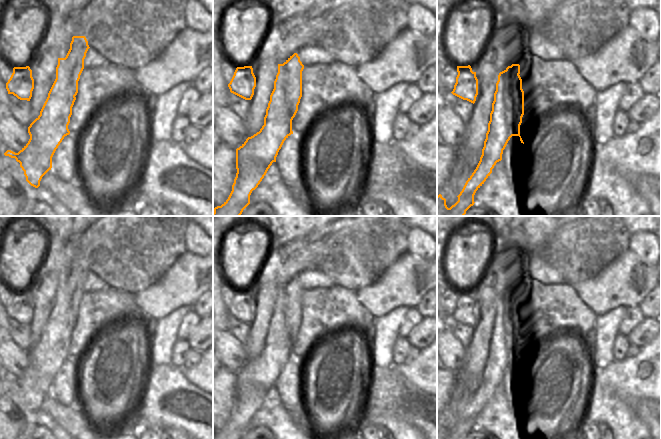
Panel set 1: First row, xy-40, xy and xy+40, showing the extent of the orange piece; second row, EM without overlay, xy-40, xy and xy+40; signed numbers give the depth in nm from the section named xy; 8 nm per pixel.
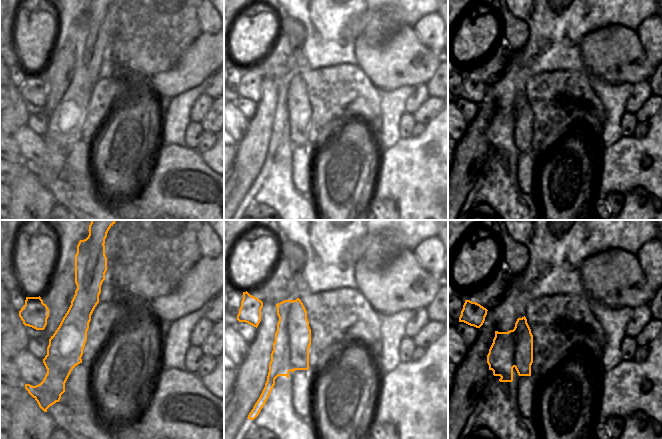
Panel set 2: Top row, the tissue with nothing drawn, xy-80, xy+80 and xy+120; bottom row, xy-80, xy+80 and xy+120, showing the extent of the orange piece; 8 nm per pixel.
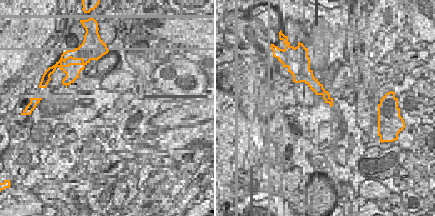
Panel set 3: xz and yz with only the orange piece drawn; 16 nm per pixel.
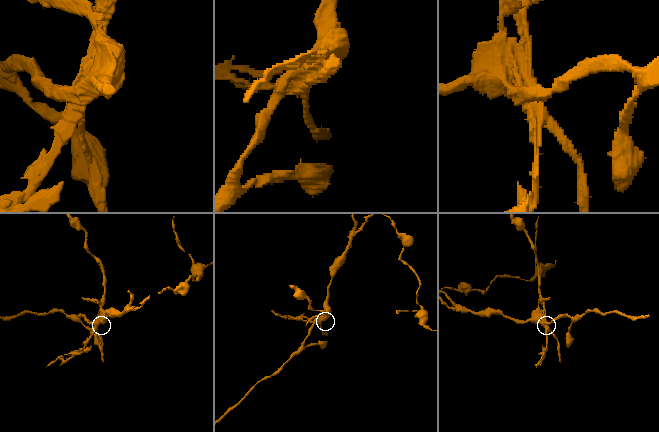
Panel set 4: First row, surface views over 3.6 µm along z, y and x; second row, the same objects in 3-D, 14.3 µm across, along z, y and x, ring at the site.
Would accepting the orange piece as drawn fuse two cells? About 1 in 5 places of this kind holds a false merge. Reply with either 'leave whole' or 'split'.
split

